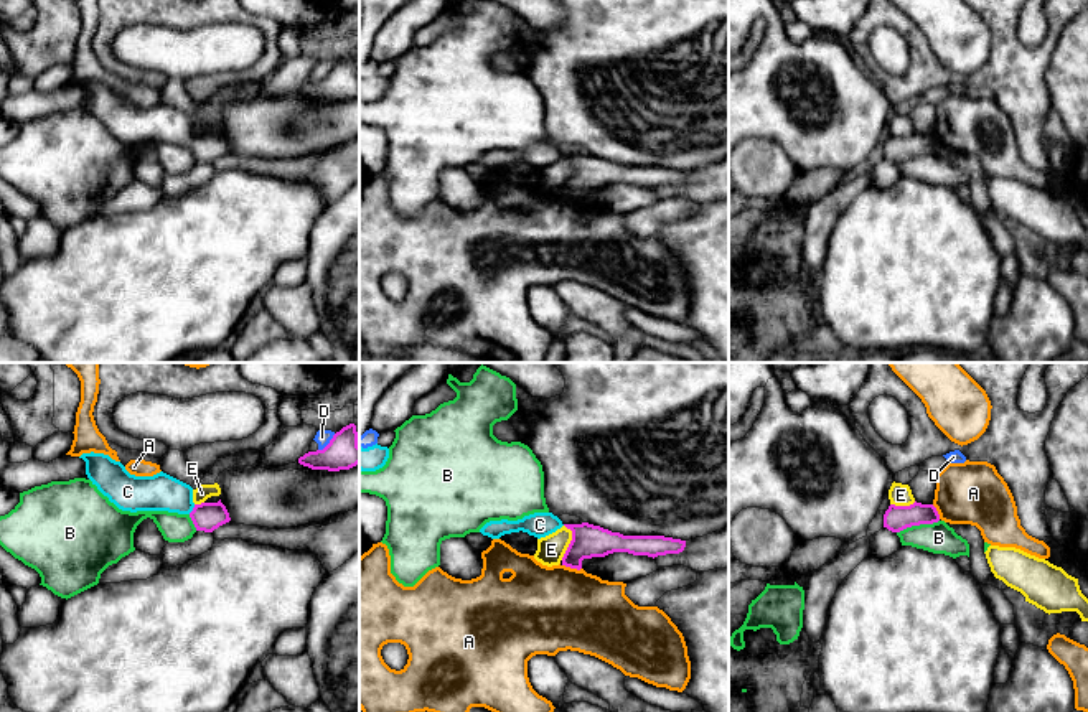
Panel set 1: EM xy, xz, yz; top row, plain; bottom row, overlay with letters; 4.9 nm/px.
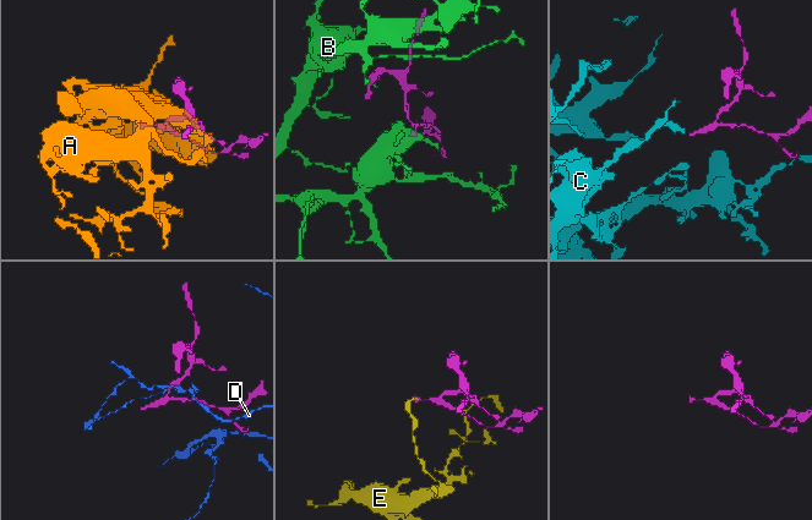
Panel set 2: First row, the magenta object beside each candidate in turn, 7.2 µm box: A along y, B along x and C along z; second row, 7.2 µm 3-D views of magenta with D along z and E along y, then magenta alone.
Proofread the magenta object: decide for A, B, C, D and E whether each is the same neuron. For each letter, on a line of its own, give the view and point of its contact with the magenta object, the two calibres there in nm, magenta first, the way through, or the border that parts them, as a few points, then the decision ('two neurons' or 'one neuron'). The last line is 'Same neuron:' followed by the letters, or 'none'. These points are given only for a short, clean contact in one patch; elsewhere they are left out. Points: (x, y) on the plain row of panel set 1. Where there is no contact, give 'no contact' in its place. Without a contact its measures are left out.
A: xz (572, 198) | 160/420 nm | two neurons
B: yz (917, 155) | 130/160 nm | along yz (938, 150), (928, 155), (912, 155), (897, 163) | two neurons
C: xy (193, 140) | 140/180 nm | across xy (206, 147), (193, 140), (177, 127), (160, 122) | one neuron
D: xy (328, 74) | 160/70 nm | two neurons
E: xz (571, 173) | 160/140 nm | along xz (564, 155), (571, 162), (571, 173), (561, 190) | two neurons
Same neuron: C

